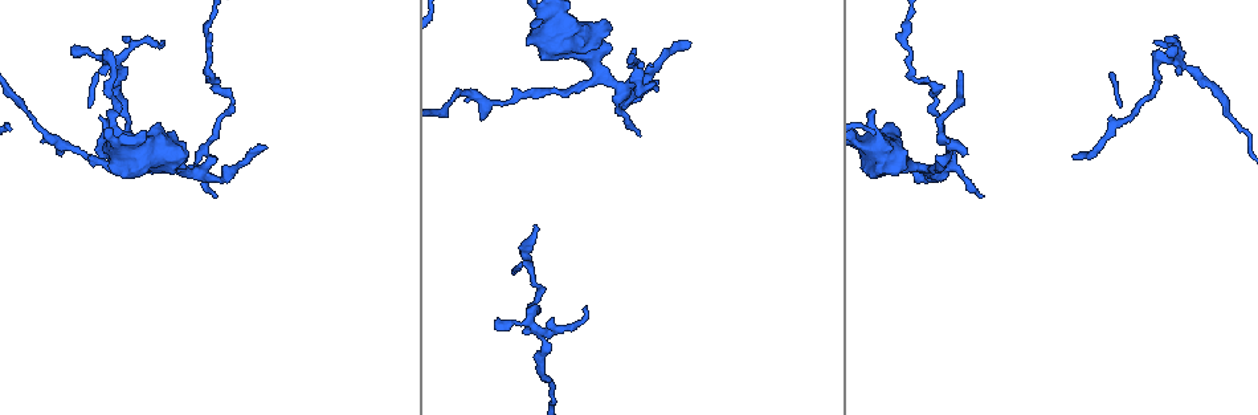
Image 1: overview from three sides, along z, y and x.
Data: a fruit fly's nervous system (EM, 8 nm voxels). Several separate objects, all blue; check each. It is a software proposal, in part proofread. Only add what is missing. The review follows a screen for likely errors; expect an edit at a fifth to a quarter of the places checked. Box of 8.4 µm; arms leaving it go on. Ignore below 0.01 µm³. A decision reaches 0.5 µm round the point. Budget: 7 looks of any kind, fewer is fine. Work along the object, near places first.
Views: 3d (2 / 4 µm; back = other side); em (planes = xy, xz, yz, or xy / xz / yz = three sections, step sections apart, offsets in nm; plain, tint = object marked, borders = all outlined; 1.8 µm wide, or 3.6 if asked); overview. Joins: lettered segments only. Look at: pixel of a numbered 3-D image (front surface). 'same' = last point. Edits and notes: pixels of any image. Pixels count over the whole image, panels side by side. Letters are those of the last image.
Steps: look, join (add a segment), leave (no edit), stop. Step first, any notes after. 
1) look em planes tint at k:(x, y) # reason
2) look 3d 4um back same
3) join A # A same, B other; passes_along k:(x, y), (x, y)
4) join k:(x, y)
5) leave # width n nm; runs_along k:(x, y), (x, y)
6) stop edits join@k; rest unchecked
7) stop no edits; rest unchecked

look em planes tint at 1:(1154, 43)

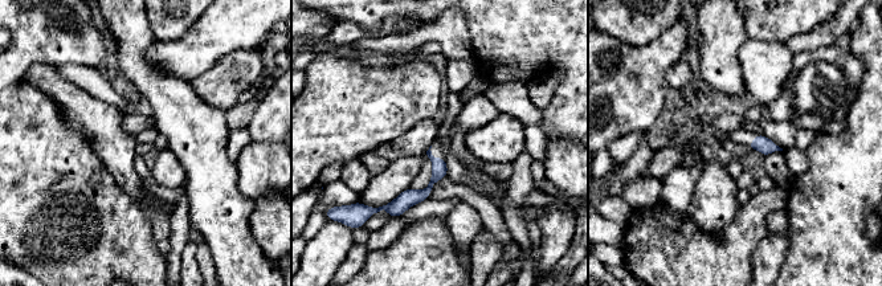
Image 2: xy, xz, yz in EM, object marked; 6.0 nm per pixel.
look em planes borders same

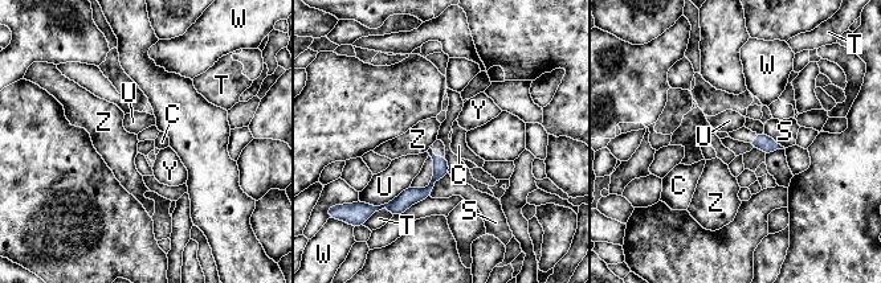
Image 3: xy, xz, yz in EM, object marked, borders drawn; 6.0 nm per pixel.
join Y # width 100 nm; C other, S other, T other, U other, W other, Y same, Z other; passes_along 3:(440, 165), (433, 154), (439, 148); the cell continues

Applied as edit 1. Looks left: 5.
look 3d 4um back at 1:(494, 324)

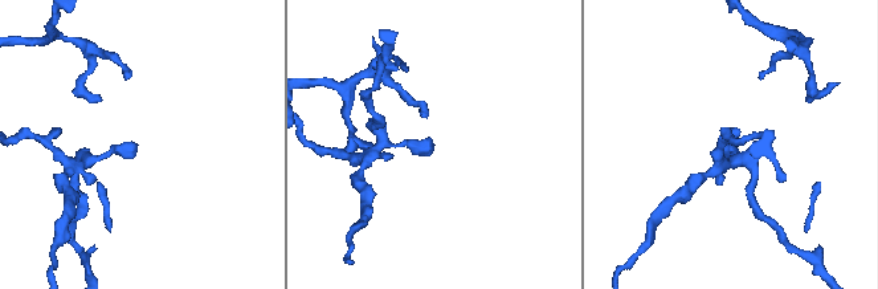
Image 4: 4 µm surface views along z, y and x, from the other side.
look em xz step 16 tint at 4:(431, 148)

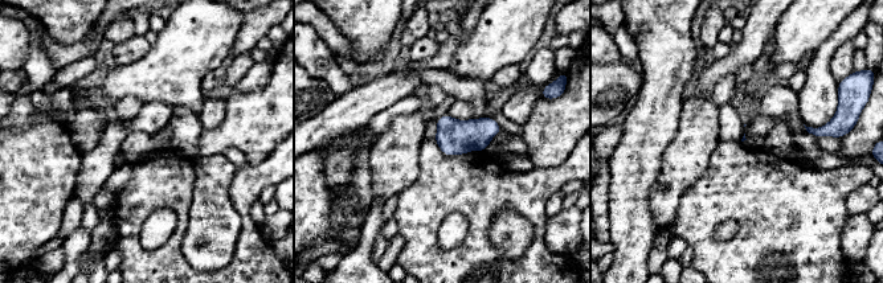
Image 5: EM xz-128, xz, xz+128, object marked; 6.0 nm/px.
look em planes borders same # cut it another way

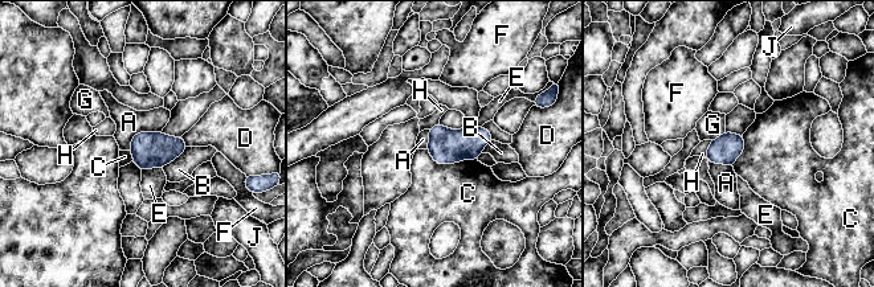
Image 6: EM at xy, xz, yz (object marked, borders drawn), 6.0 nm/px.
leave # longest_contact C 320 nm; A other, B other, C other, D other, E other, F other, G other, H other, J other; border 6:(427, 148), (440, 164), (477, 159); no lettered segment goes on from it

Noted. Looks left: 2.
look em 3.6um planes borders at 1:(534, 26) # free end

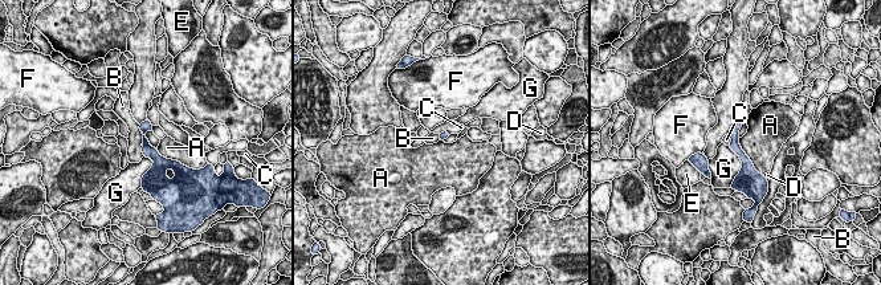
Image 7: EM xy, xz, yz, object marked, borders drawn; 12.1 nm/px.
join A # A same, B other, C other, D other, E other, F other, G other; the cell continues

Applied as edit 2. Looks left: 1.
stop edits join@3, join@7; rest unchecked

